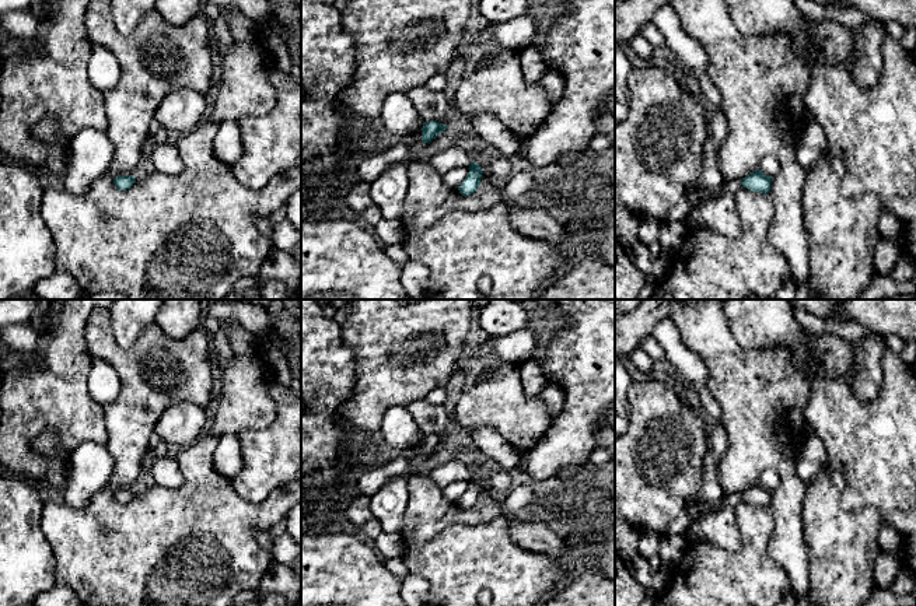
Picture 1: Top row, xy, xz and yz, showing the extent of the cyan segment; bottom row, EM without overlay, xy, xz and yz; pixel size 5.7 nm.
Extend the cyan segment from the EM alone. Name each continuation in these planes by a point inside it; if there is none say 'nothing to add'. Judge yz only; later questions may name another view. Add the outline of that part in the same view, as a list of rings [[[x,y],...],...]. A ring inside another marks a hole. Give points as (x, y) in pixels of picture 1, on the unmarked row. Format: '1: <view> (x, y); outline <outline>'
1: yz (733, 500); outline [[[740,493],[730,494],[730,495],[723,495],[723,498],[721,498],[716,505],[713,505],[712,508],[705,509],[705,511],[702,512],[702,515],[693,521],[692,526],[691,526],[688,530],[685,530],[682,535],[683,535],[685,537],[688,537],[688,536],[691,535],[691,529],[692,529],[700,519],[703,519],[707,514],[714,512],[714,511],[720,509],[721,507],[724,507],[724,505],[737,507],[741,500],[742,500],[742,498],[741,498],[741,494],[740,494]]]

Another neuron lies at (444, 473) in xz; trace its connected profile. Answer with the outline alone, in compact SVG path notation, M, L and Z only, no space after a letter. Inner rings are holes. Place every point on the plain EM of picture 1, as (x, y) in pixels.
M458 460L443 462L429 474L430 480L441 488L452 481L469 481L471 476L469 466Z

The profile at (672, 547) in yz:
M669 535L660 539L658 556L661 567L672 570L689 549L688 537L683 535Z

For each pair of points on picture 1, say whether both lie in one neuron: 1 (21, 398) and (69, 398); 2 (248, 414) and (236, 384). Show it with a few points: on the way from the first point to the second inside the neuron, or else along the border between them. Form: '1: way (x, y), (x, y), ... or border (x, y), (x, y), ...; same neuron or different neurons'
1: way (32, 393), (55, 395), (58, 398); same neuron
2: way (248, 407), (247, 395), (243, 391); same neuron

